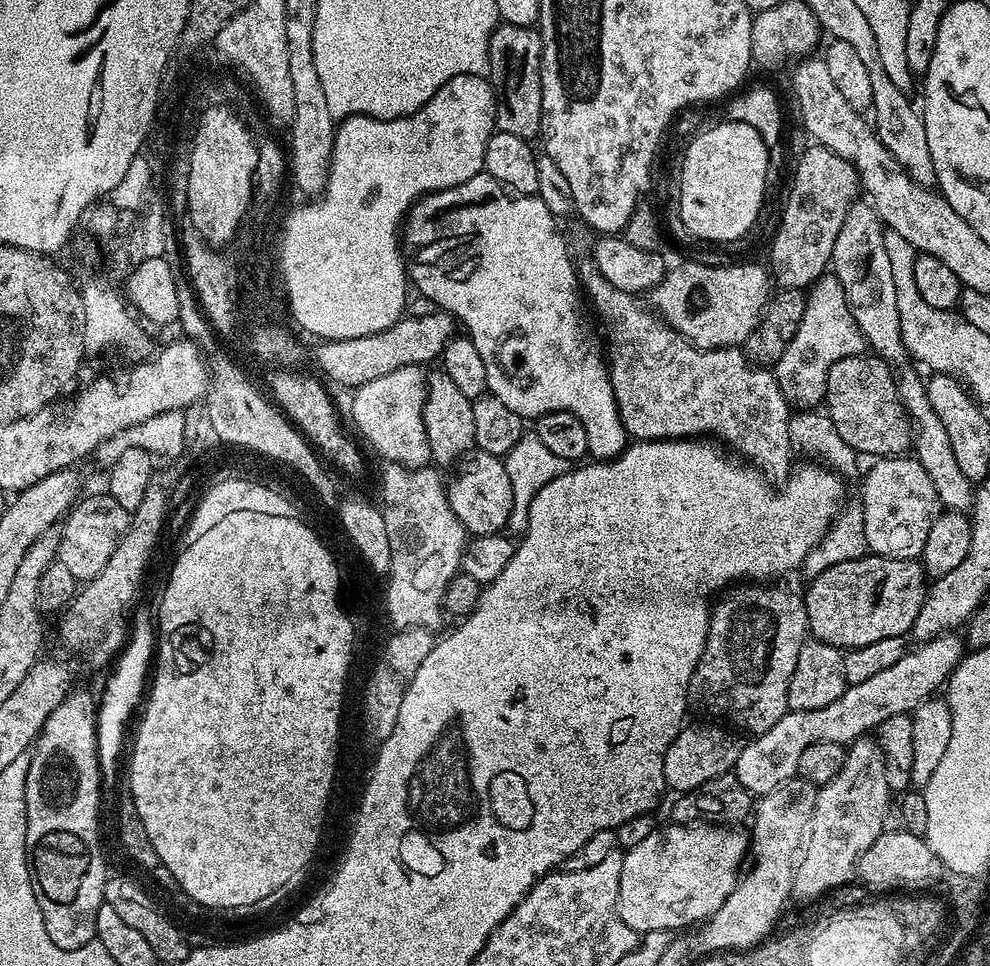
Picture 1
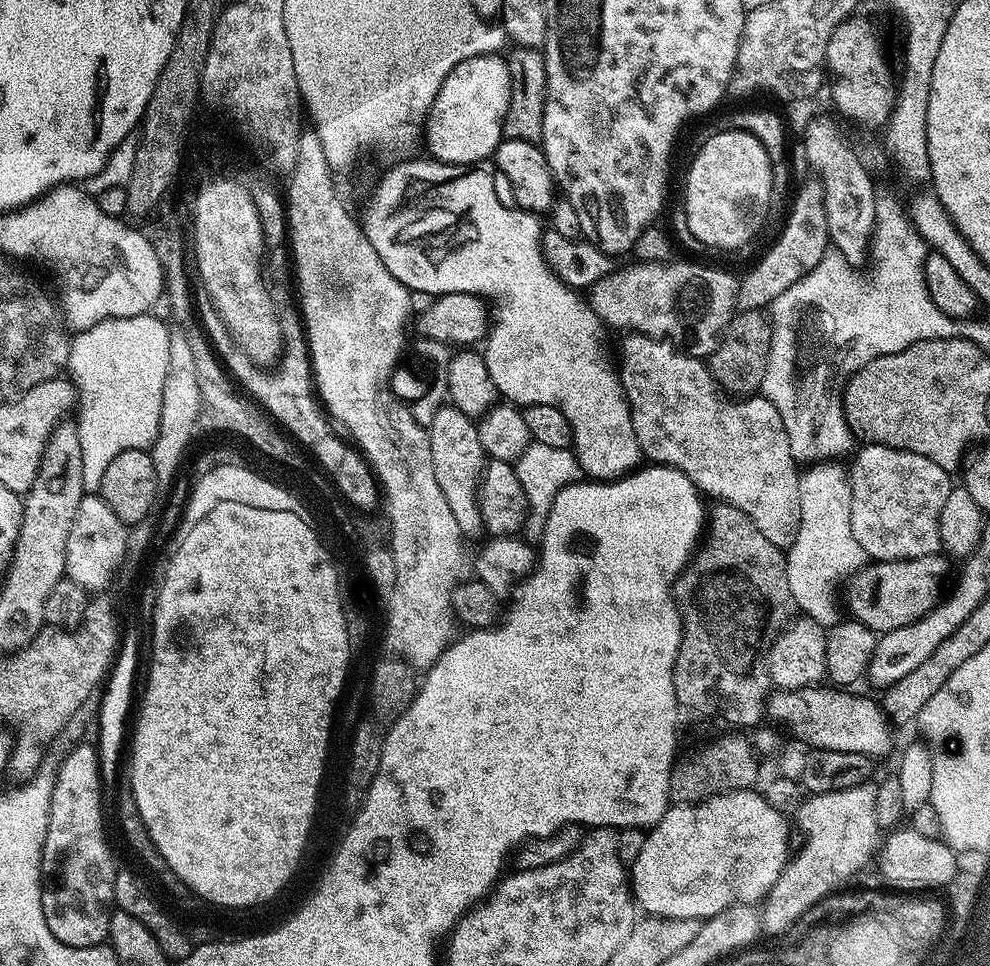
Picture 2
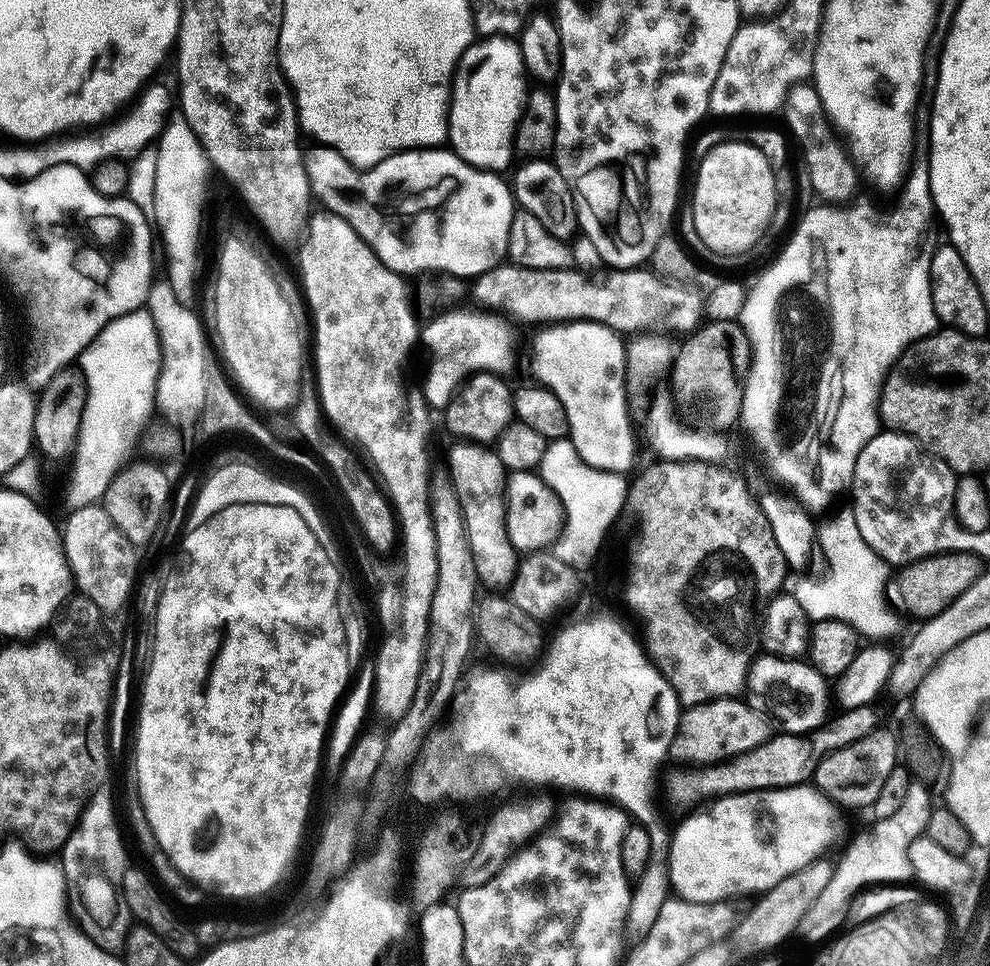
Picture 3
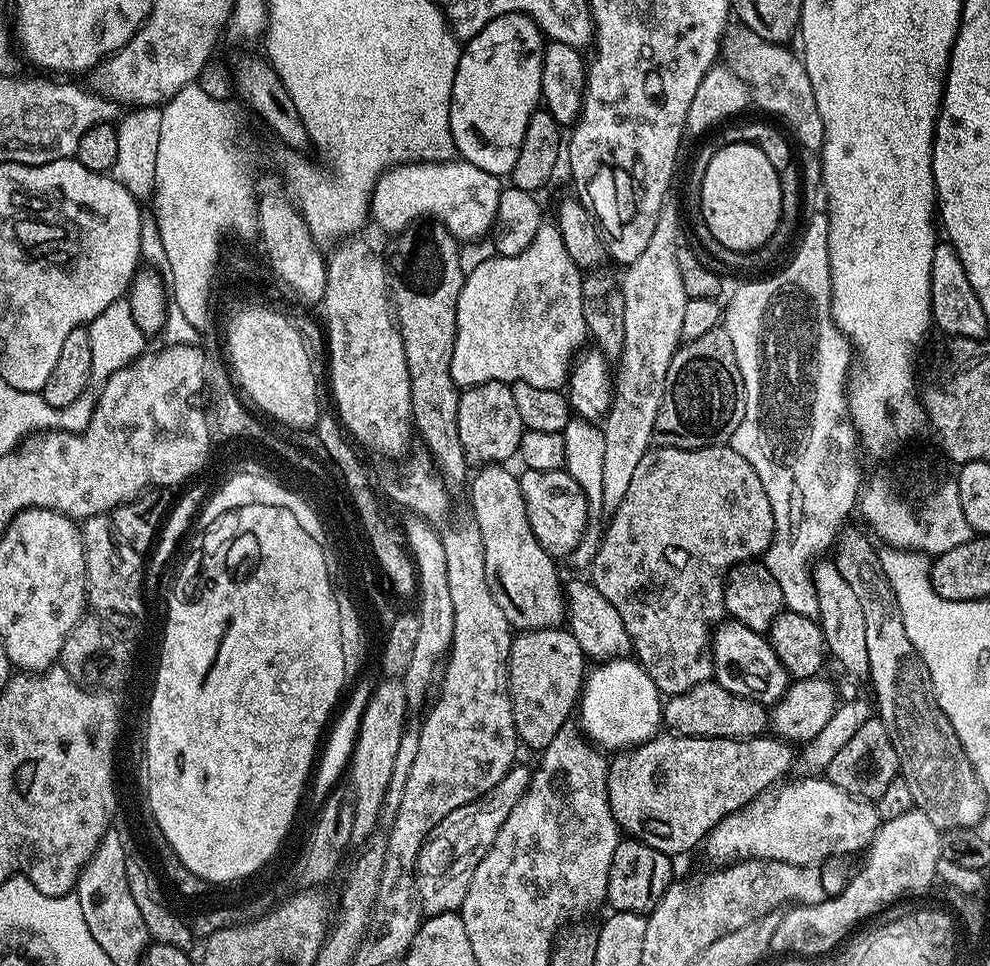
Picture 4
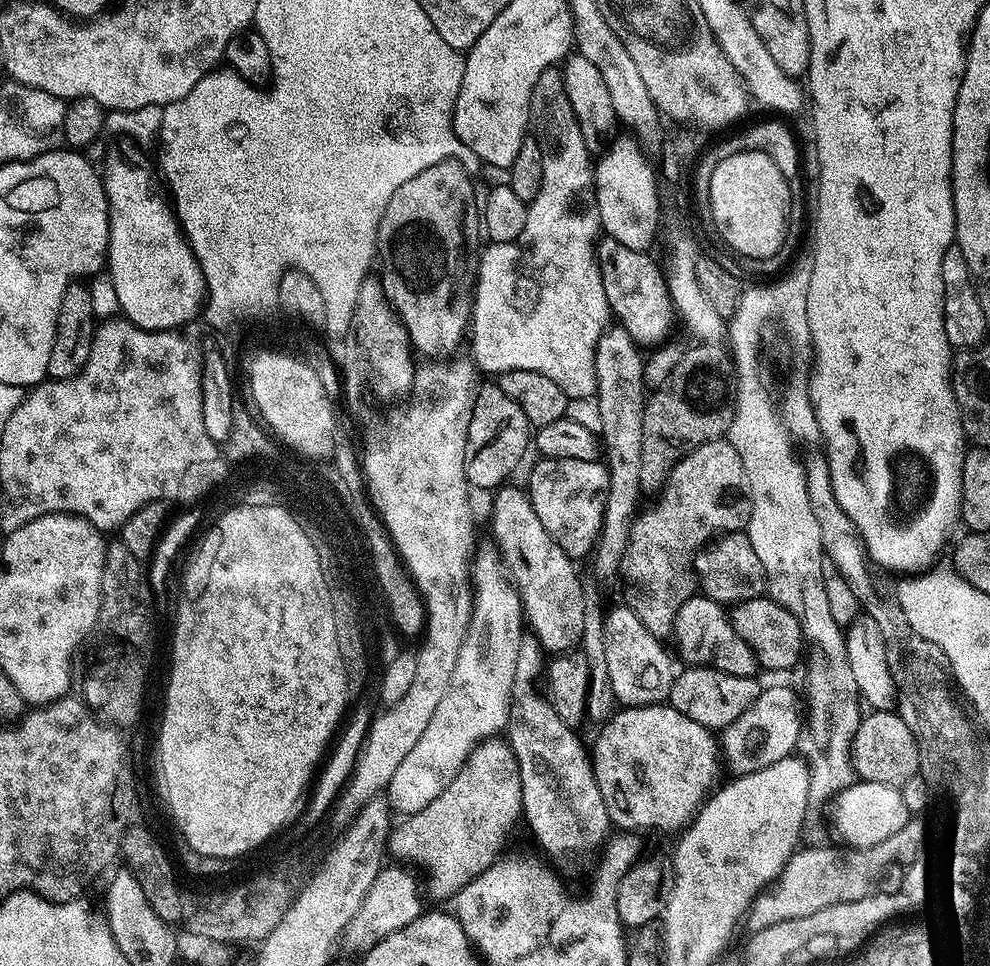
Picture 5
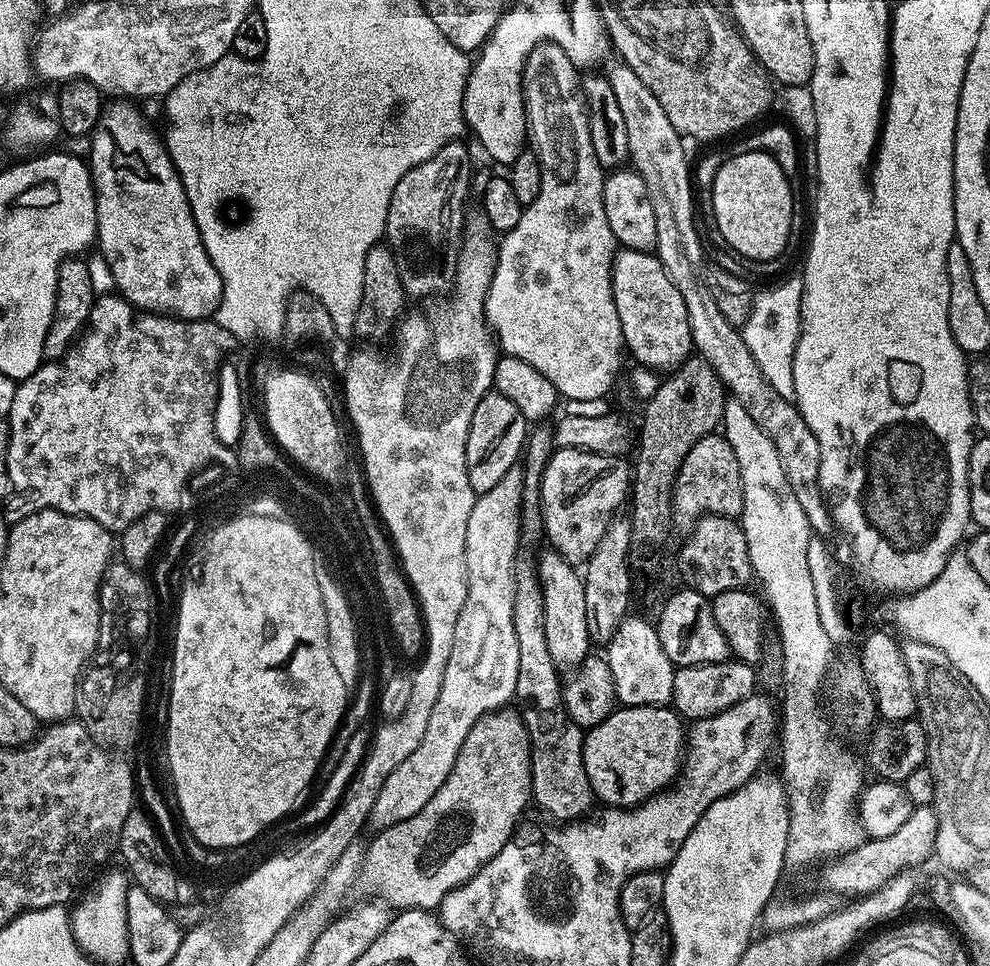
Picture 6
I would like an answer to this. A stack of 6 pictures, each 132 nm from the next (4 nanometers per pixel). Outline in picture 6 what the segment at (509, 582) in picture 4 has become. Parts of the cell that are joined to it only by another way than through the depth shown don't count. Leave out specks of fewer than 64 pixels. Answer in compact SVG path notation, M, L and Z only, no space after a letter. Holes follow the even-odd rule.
M548 550L544 557L539 557L538 571L544 613L546 614L546 647L550 650L550 658L554 658L557 669L575 670L590 655L590 639L586 620L586 603L583 575L577 565L563 560L558 553Z

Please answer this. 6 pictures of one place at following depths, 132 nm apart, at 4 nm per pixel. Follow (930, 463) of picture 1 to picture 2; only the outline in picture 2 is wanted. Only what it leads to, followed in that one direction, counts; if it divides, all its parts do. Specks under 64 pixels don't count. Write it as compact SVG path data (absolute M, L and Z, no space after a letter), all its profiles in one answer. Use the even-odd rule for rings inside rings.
M816 116L808 124L804 132L804 156L808 159L810 167L816 171L815 179L824 191L824 205L826 206L826 218L828 219L828 239L831 247L841 252L848 263L853 266L865 263L866 253L872 243L872 231L876 228L876 197L878 189L872 185L872 176L864 169L858 153L852 149L852 144L840 133L840 128L828 116Z

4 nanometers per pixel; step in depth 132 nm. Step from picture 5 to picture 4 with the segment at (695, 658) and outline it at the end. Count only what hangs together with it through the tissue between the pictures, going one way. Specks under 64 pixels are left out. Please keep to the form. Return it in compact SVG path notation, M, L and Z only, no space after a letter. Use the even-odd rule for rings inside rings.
M731 618L717 624L712 633L712 670L715 683L765 706L777 704L790 683L786 666L782 666L778 654L774 654L767 635L750 630L750 626L742 626L742 622Z

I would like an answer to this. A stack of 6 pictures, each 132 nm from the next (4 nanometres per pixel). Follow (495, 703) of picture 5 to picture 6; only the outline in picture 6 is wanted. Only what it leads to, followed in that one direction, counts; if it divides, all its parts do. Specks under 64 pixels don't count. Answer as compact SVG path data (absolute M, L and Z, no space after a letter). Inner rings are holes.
M517 466L506 470L505 476L490 490L479 493L470 510L470 522L466 522L466 602L462 606L462 614L458 614L458 626L454 626L454 650L450 650L450 662L446 662L446 674L442 674L442 690L438 690L438 702L434 702L434 711L430 714L430 722L426 726L426 734L422 734L422 742L386 778L386 786L378 790L378 798L374 808L368 815L368 824L373 829L389 828L398 822L406 822L406 818L414 818L434 794L438 794L438 786L446 782L451 774L454 762L458 758L458 750L462 750L462 742L466 742L466 734L487 712L495 712L507 705L515 697L518 682L518 638L514 638L514 562L517 552L521 551L520 542L520 503L522 502L522 486L524 485L523 467Z

